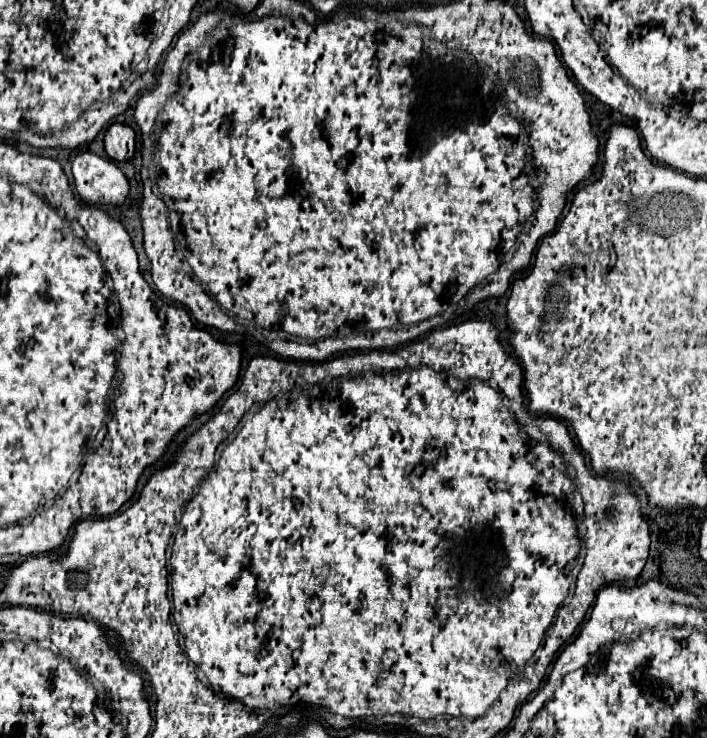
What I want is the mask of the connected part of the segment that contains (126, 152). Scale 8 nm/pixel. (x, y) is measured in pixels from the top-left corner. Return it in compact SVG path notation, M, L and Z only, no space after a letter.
M113 124L105 132L105 150L113 162L127 162L135 156L135 130L125 124Z

